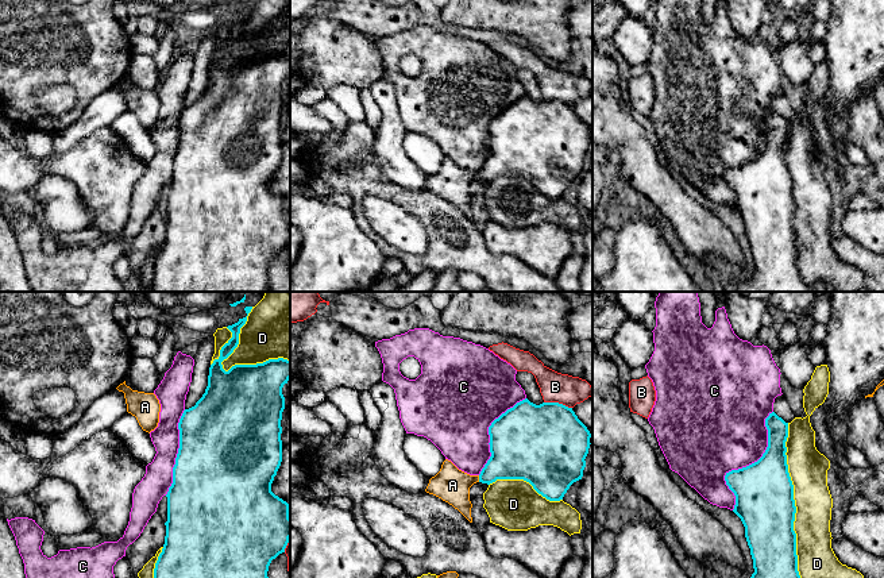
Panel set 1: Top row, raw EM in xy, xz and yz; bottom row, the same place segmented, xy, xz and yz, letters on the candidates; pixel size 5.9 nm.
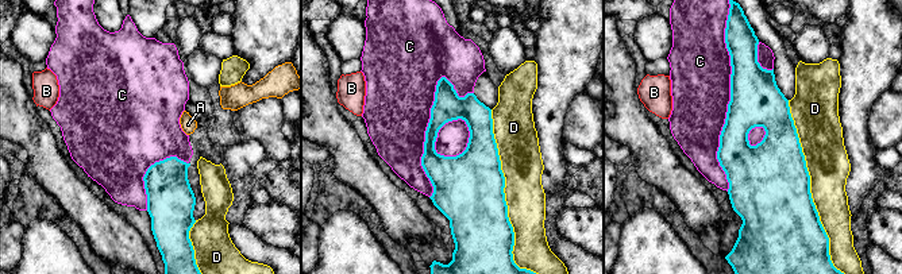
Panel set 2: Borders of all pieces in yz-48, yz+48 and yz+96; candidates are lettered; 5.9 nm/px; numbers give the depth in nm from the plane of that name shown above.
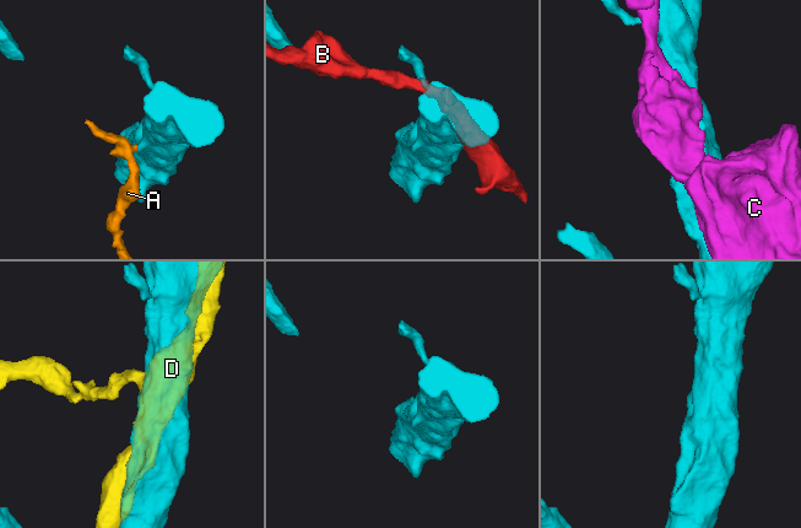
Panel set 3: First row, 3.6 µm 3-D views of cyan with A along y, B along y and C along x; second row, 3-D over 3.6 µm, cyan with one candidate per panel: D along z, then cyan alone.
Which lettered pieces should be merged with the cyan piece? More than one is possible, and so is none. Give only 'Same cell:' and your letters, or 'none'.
Same cell: A

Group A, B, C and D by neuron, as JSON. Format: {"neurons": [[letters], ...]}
{"neurons": [["A"], ["B"], ["C"], ["D"]]}

